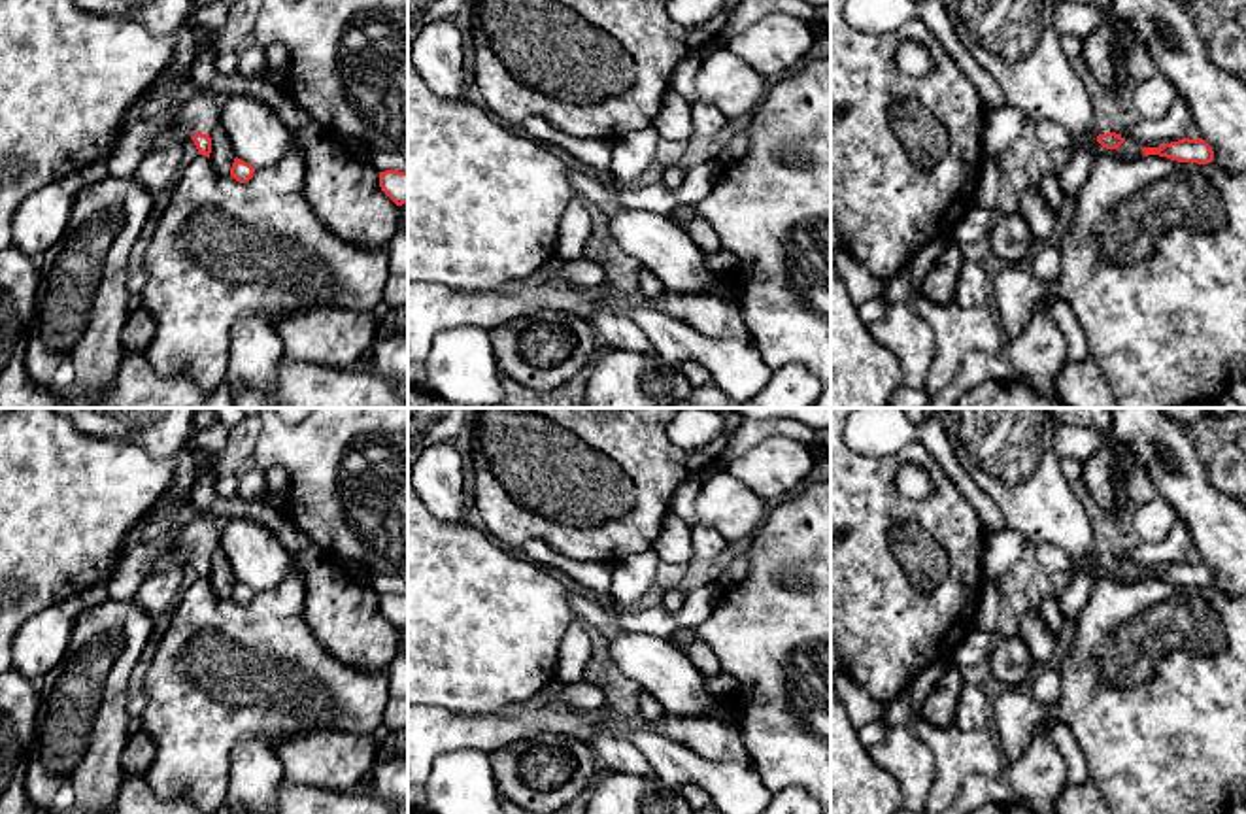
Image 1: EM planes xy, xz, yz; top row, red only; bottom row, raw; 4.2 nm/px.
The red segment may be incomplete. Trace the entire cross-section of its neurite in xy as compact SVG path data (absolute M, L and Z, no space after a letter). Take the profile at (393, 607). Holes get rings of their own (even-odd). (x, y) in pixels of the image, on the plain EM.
M379 595L379 610L396 629L408 627L408 595Z

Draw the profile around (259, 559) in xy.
M232 517L217 548L232 565L234 578L255 593L274 591L291 572L302 574L295 555L262 523Z

